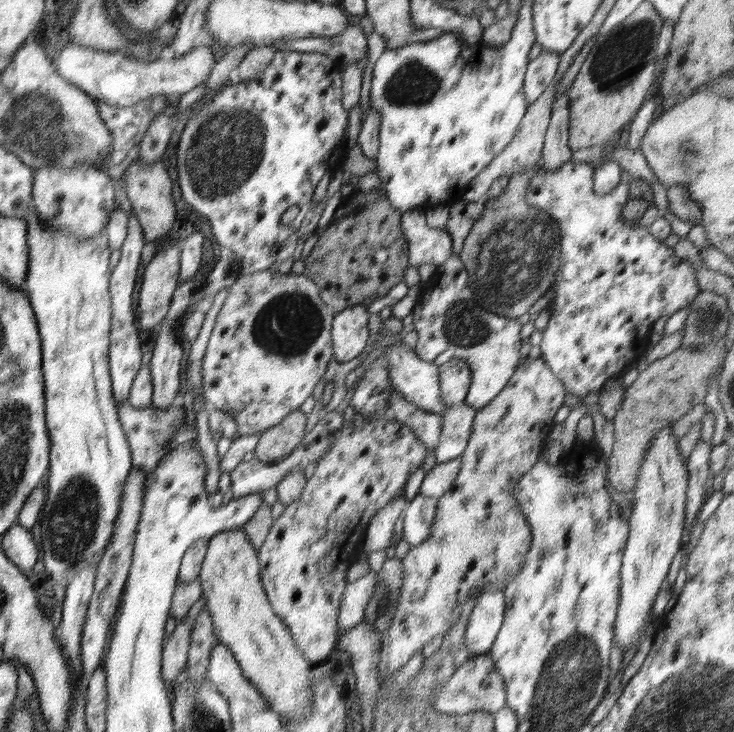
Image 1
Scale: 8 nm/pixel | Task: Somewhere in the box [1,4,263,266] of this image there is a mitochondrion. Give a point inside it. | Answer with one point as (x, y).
(39, 124)

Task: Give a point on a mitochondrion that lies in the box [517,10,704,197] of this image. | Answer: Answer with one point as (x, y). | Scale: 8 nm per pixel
(618, 58)

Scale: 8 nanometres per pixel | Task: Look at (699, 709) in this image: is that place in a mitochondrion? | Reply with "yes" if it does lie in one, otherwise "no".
yes

